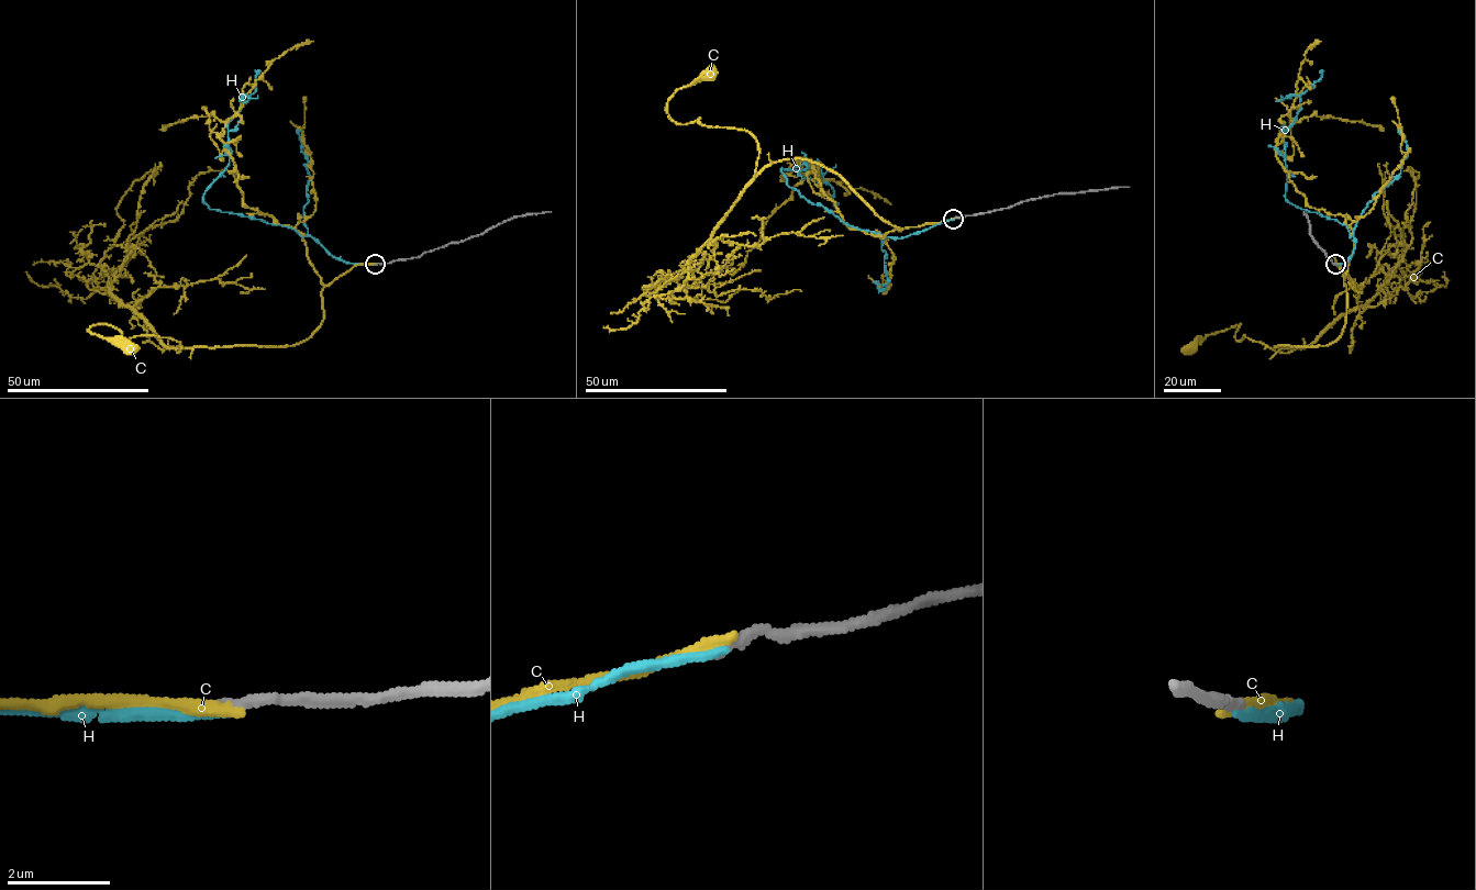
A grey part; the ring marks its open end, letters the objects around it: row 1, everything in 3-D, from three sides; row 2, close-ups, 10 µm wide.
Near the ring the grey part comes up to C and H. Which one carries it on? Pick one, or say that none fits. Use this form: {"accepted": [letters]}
{"accepted": []}

